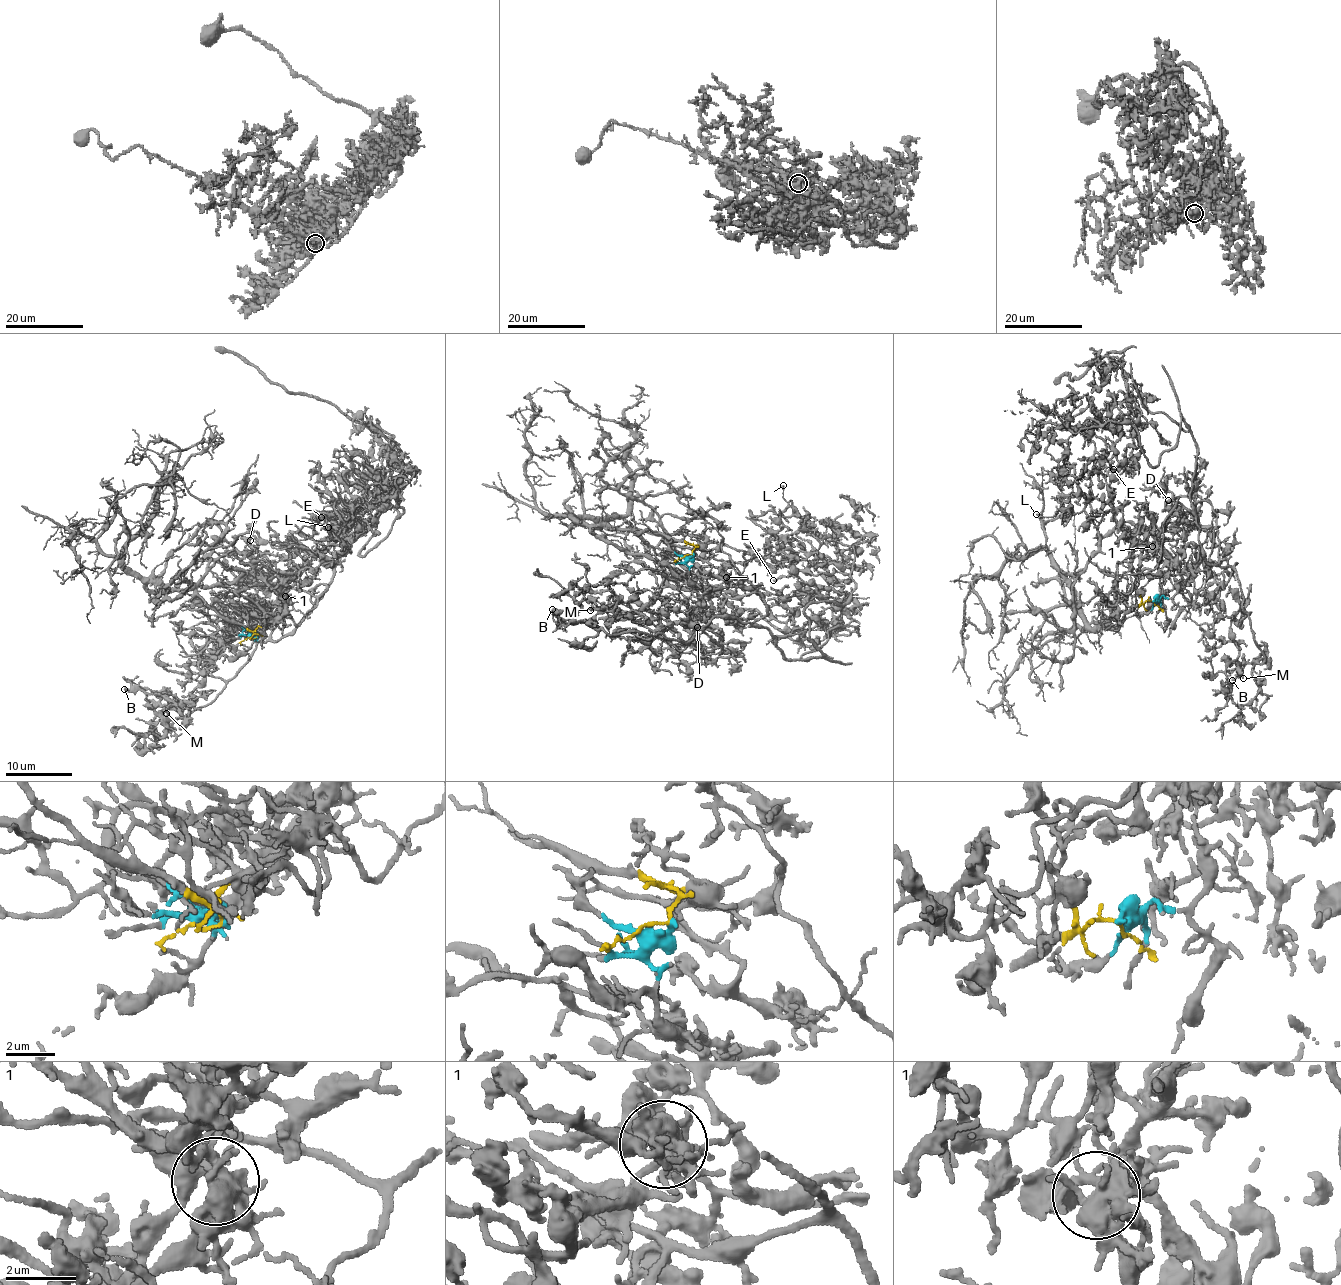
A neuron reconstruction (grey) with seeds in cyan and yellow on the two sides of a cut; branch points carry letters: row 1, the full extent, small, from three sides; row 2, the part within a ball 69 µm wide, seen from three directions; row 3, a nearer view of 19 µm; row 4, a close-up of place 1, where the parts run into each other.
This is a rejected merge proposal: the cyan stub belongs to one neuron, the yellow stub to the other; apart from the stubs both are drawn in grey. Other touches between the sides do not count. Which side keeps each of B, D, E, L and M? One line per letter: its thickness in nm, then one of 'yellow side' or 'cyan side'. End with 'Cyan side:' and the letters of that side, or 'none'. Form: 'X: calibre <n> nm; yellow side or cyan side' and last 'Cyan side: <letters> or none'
B: calibre 240 nm; cyan side
D: calibre 320 nm; cyan side
E: calibre 200 nm; cyan side
L: calibre 200 nm; cyan side
M: calibre 190 nm; cyan side
Cyan side: B, D, E, L, M

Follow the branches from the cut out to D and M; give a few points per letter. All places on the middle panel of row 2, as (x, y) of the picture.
D: (693, 553), (687, 565), (691, 582), (704, 588), (703, 614), (722, 639), (713, 652), (697, 645), (698, 627)
M: (693, 553), (692, 591), (681, 589), (684, 598), (674, 607), (650, 618), (630, 611), (642, 622), (590, 609)

